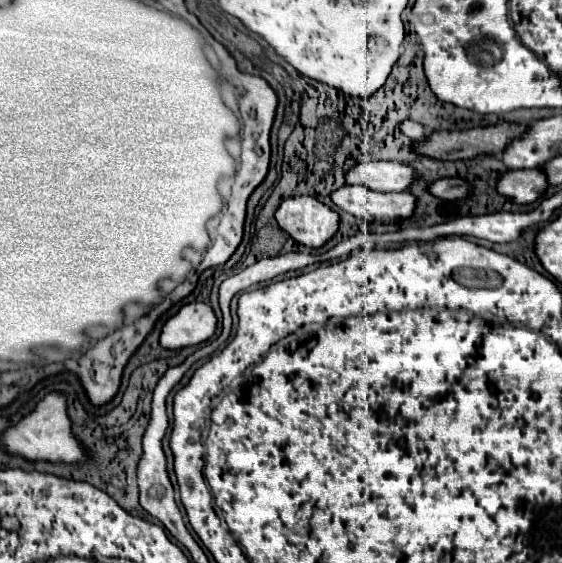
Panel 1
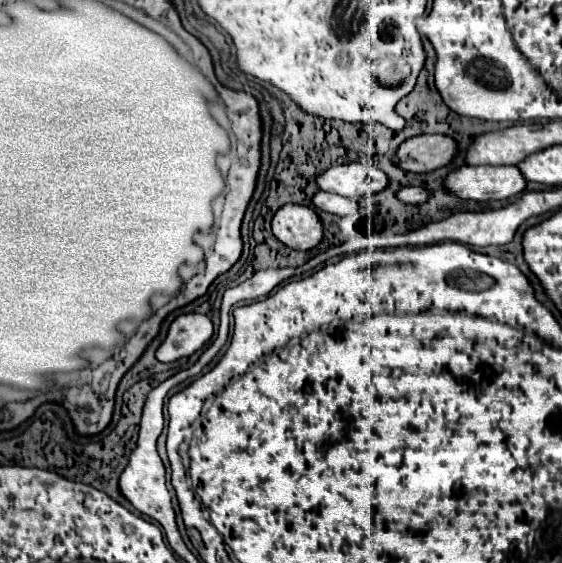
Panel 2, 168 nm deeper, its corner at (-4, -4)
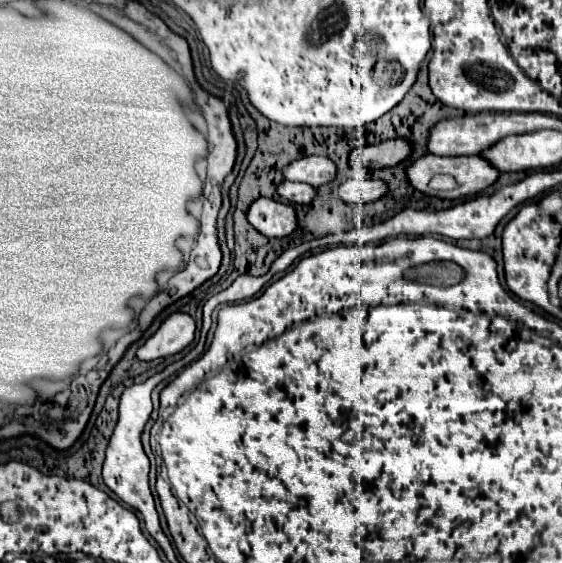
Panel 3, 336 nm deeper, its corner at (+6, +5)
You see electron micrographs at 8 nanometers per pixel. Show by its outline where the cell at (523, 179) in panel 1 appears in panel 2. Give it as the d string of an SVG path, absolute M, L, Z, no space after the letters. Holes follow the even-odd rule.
M460 166L444 178L446 192L462 200L506 200L526 188L516 166Z

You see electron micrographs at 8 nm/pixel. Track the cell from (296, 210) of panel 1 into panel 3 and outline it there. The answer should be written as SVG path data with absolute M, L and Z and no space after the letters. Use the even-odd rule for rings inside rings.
M266 197L250 205L248 221L266 237L288 237L298 225L296 211L290 203Z

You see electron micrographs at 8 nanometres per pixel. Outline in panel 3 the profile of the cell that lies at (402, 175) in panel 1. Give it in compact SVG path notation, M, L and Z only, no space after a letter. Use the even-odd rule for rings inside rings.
M312 155L312 157L302 157L298 161L292 161L284 169L284 177L288 181L300 181L312 187L322 187L338 177L338 167L328 157Z

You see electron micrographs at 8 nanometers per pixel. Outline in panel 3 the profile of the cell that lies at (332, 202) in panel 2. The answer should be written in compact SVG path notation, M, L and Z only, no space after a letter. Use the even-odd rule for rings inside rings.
M284 181L280 187L278 187L278 195L284 197L288 203L296 205L310 205L316 197L316 189L312 185L306 185L306 183L294 183L294 181Z

